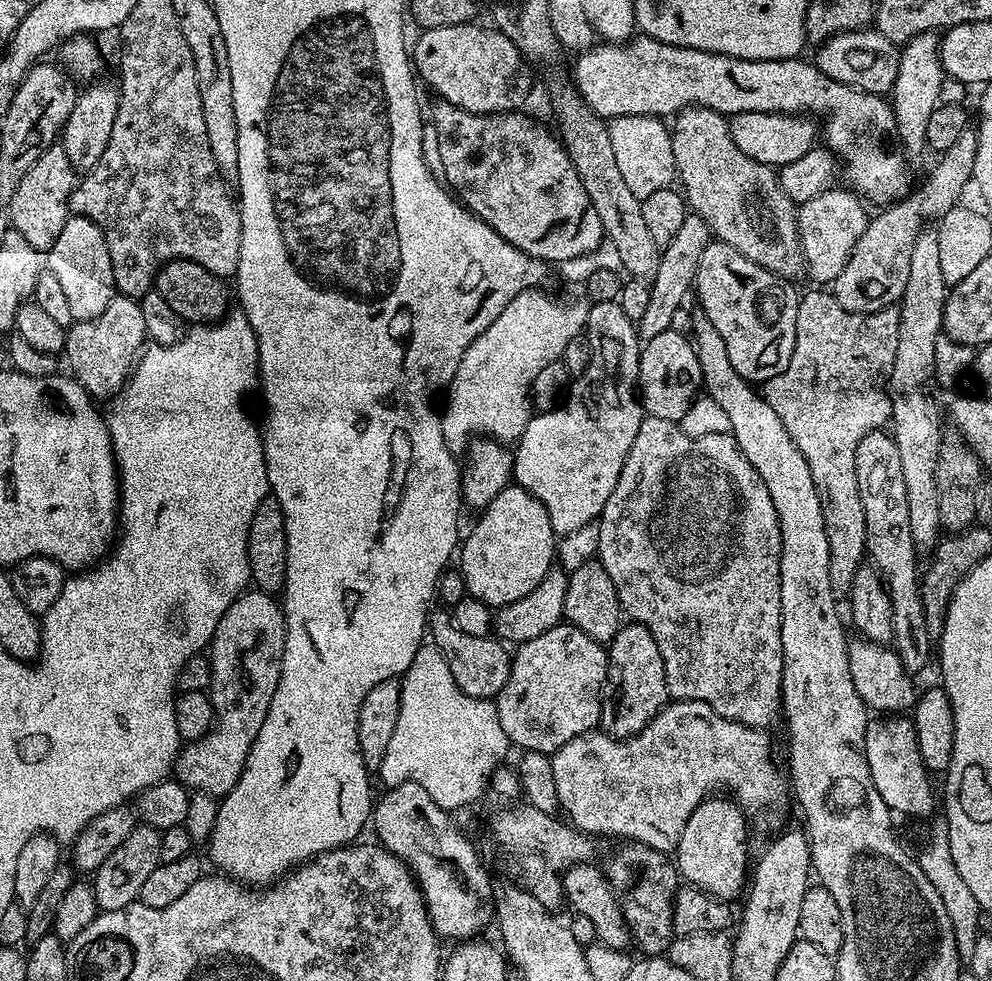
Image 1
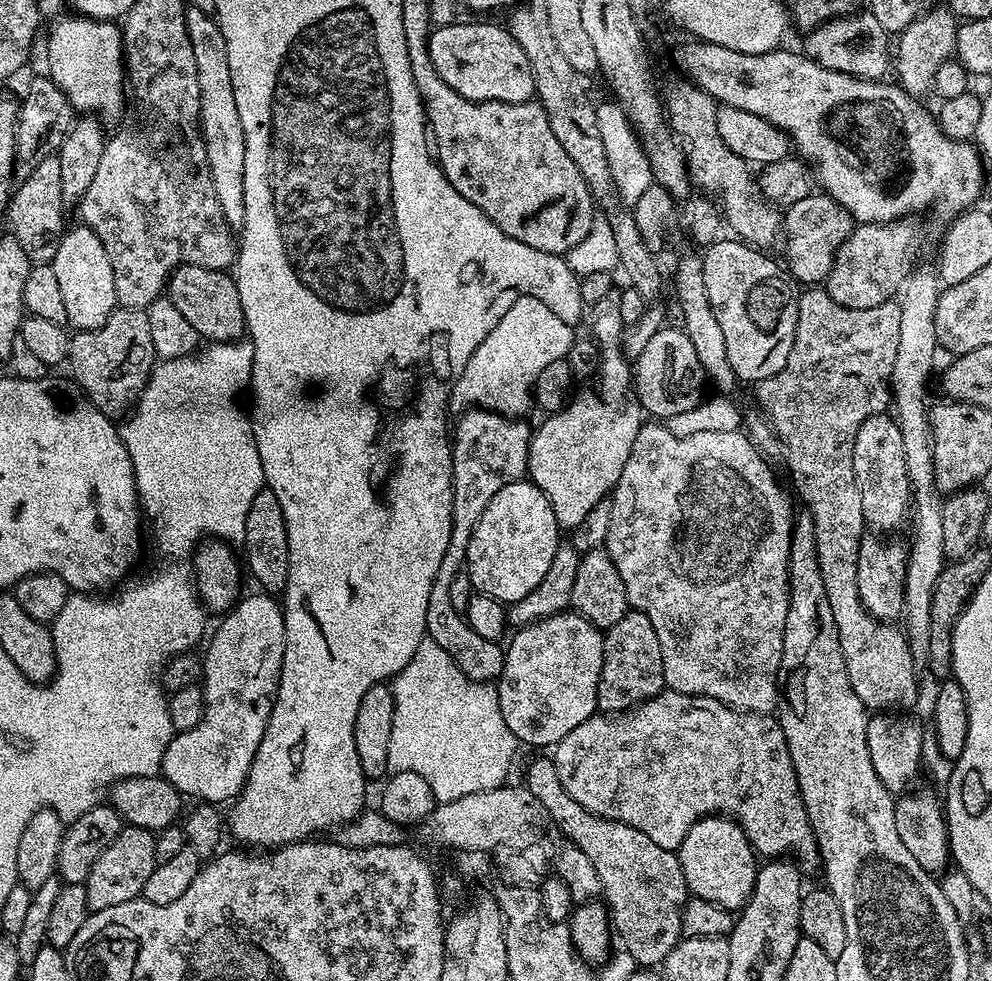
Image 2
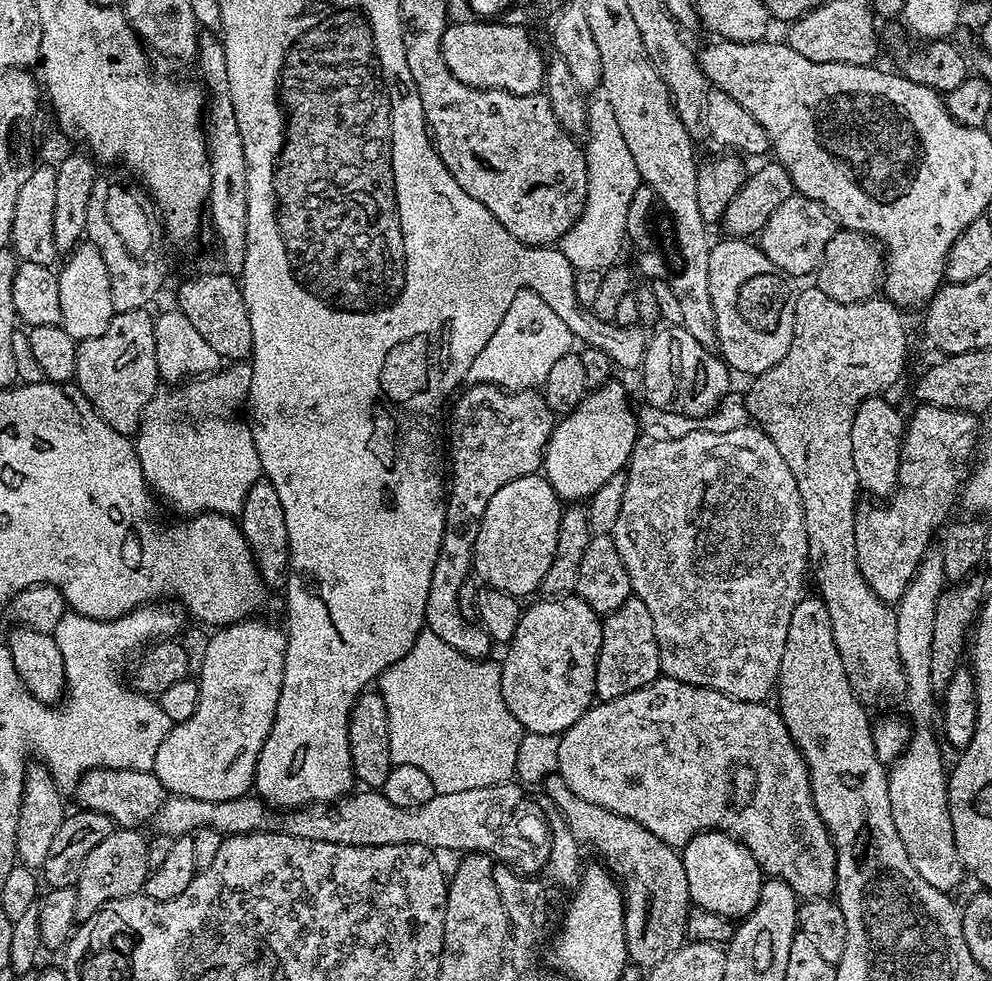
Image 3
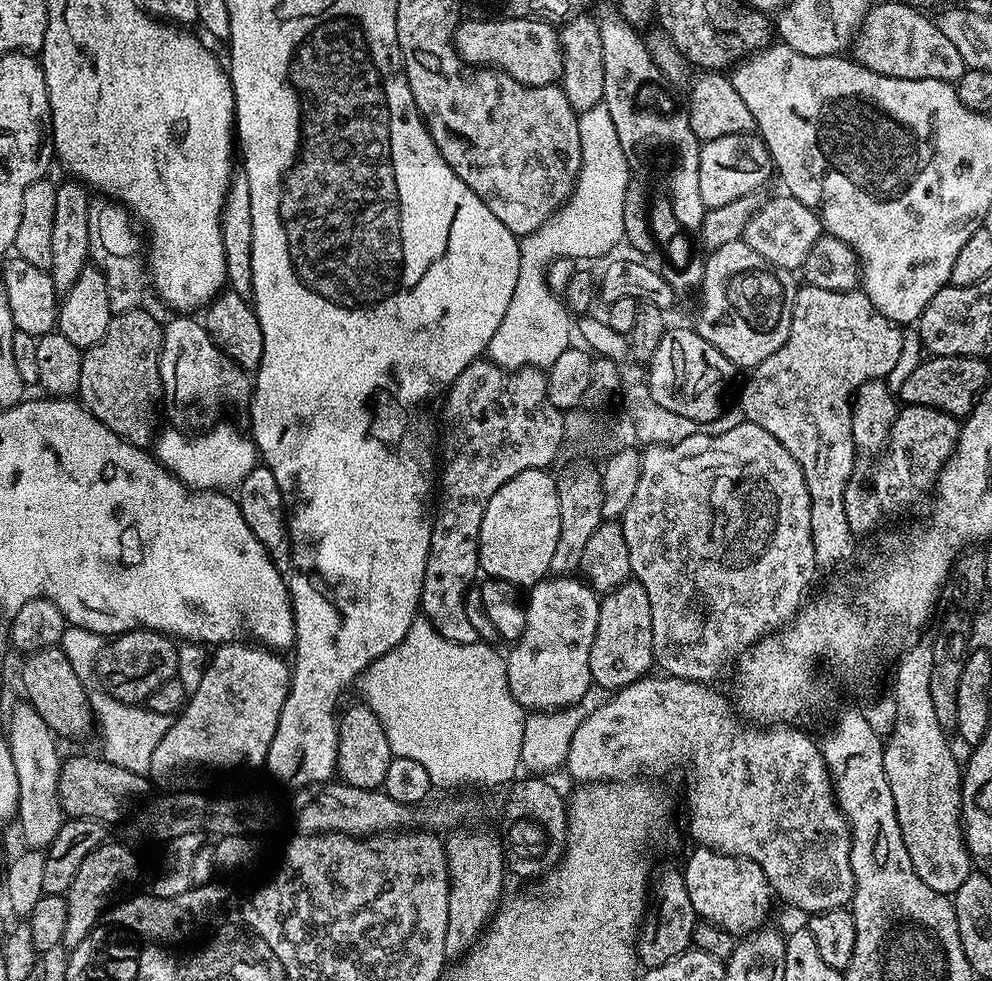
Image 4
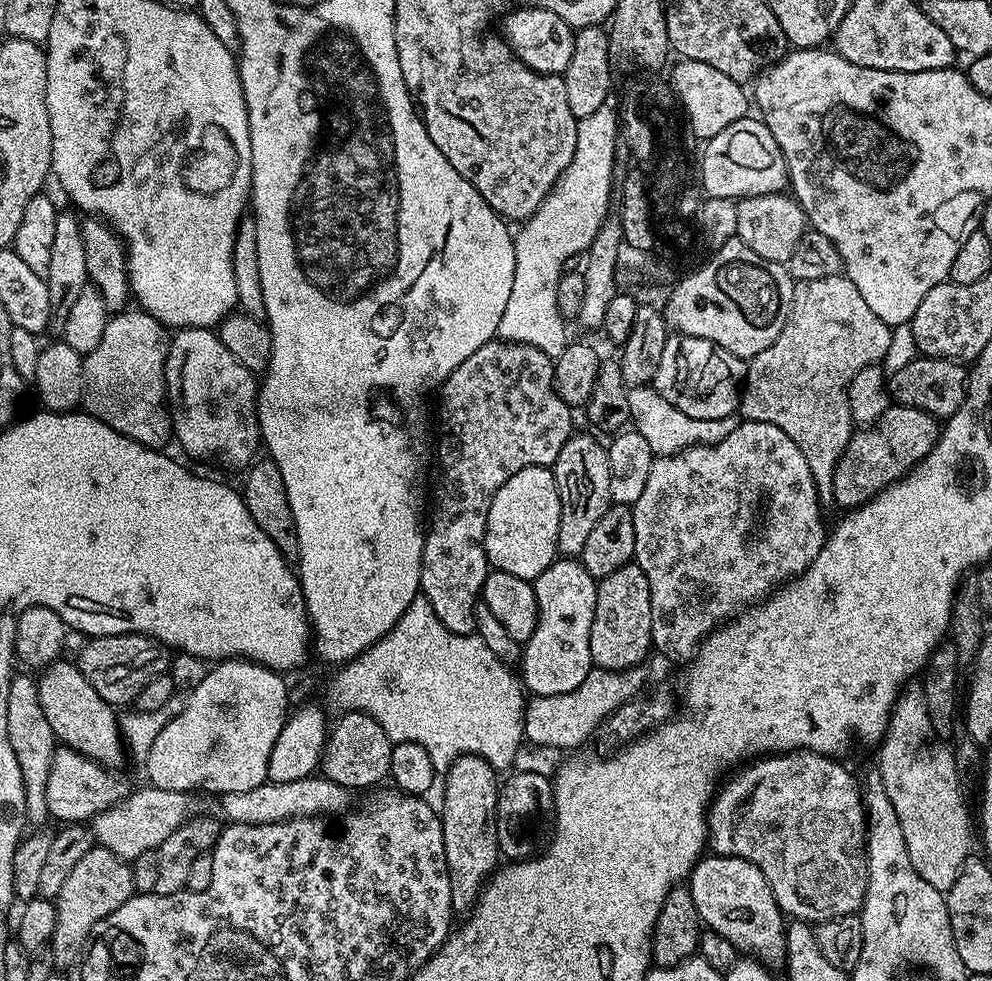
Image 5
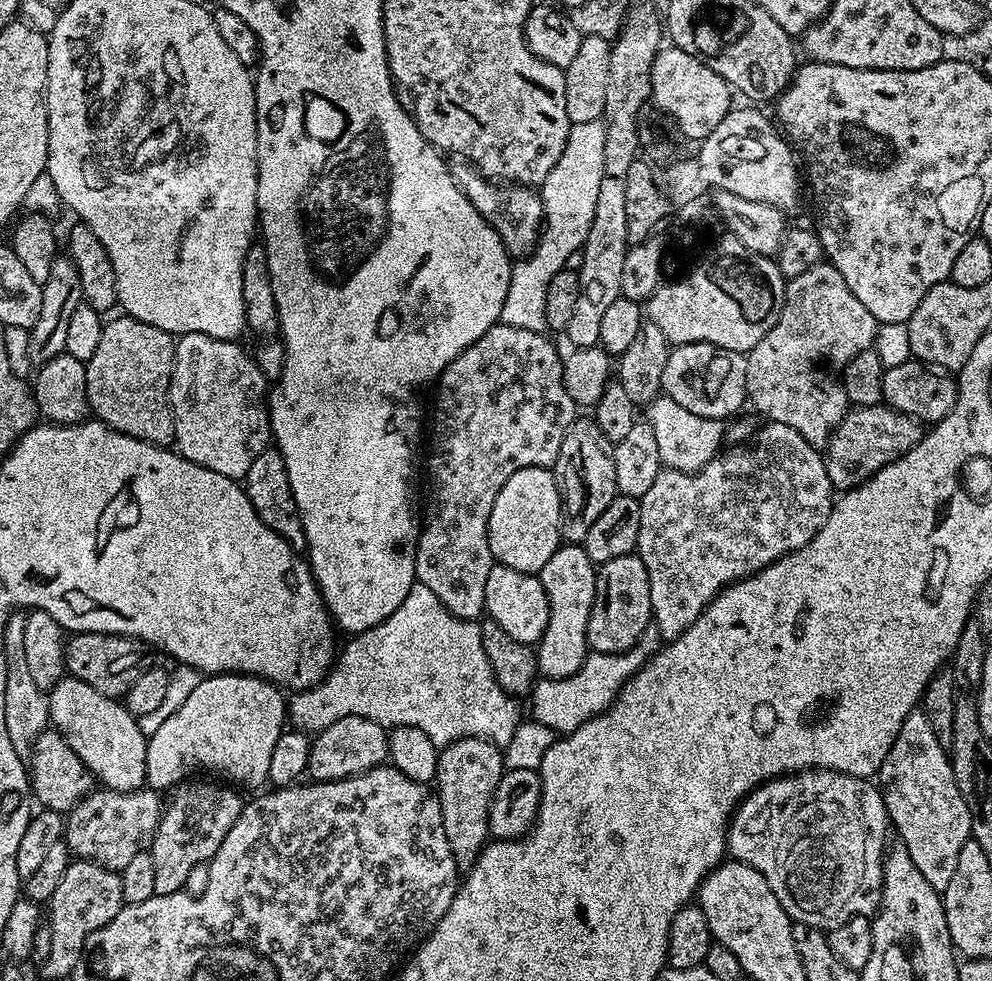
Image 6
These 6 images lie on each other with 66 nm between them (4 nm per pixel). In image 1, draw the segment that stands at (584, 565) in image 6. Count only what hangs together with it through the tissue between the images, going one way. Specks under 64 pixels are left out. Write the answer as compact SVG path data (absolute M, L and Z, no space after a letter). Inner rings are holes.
M561 622L554 626L554 630L546 630L546 634L538 634L538 638L519 645L512 656L510 678L494 697L498 722L502 722L502 730L506 730L509 741L515 747L517 744L520 750L551 754L566 746L566 742L593 731L600 723L600 695L607 669L607 647L567 622Z

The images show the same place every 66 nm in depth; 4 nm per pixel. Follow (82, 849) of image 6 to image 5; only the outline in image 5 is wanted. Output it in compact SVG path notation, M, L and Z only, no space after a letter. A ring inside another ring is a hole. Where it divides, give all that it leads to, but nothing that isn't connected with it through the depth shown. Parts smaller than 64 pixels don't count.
M143 786L129 791L128 797L110 805L97 813L90 821L92 835L99 847L118 854L118 858L133 861L138 854L146 854L146 850L158 850L178 826L197 815L196 796L191 792L175 792L151 786Z

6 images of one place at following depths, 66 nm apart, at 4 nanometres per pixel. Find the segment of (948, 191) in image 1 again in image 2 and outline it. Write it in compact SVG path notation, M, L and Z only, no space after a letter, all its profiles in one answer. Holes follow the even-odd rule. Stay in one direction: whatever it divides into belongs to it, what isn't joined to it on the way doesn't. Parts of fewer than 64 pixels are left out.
M911 219L891 220L888 224L856 224L851 234L842 242L834 258L834 266L826 281L826 290L838 306L854 310L870 310L870 306L882 306L882 302L893 299L914 270L912 255L916 252L916 228Z

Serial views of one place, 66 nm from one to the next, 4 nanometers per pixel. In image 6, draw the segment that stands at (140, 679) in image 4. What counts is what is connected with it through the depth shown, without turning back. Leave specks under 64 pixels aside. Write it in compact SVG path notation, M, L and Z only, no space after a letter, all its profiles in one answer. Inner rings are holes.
M77 632L65 643L64 666L67 675L94 686L98 694L123 698L139 678L144 661L145 645L131 636L114 636L111 632Z

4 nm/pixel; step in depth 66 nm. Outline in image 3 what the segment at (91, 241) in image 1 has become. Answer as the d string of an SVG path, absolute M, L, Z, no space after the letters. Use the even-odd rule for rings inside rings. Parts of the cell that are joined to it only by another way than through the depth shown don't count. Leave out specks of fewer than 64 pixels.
M81 242L67 260L68 264L61 263L58 268L58 298L62 305L59 325L66 330L66 334L70 334L70 338L78 342L86 338L98 338L98 334L106 331L106 326L110 326L116 315L114 302L110 298L110 270L106 270L102 254L91 242Z

